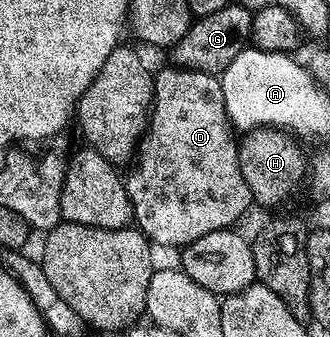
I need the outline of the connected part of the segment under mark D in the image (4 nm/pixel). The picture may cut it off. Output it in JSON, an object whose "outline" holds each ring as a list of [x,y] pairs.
{"outline":[[[167,65],[154,75],[154,102],[150,108],[150,118],[148,120],[148,130],[144,132],[144,138],[140,140],[138,154],[135,156],[134,164],[136,168],[132,171],[132,176],[127,176],[126,186],[128,188],[128,196],[132,202],[132,217],[135,226],[141,233],[148,238],[149,243],[160,247],[177,247],[183,249],[188,244],[198,241],[198,237],[206,237],[206,233],[214,233],[215,231],[229,230],[236,222],[247,213],[248,207],[253,206],[252,194],[250,193],[250,185],[246,185],[245,179],[242,177],[242,169],[238,161],[237,136],[234,134],[234,128],[231,119],[226,113],[226,101],[222,97],[222,85],[219,78],[206,73],[198,73],[197,71],[186,71],[175,65]]]}

